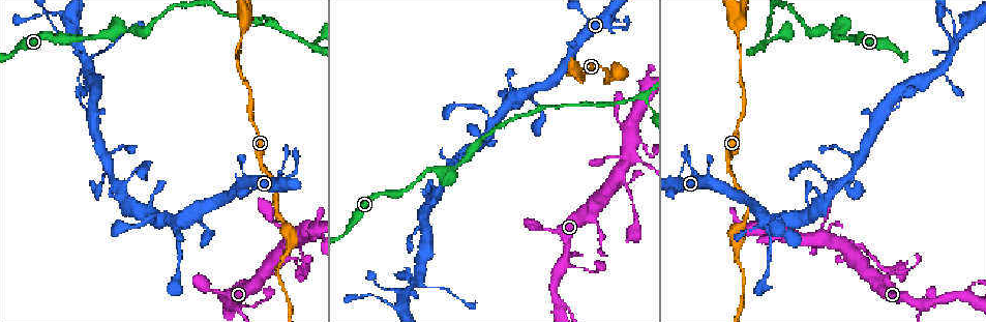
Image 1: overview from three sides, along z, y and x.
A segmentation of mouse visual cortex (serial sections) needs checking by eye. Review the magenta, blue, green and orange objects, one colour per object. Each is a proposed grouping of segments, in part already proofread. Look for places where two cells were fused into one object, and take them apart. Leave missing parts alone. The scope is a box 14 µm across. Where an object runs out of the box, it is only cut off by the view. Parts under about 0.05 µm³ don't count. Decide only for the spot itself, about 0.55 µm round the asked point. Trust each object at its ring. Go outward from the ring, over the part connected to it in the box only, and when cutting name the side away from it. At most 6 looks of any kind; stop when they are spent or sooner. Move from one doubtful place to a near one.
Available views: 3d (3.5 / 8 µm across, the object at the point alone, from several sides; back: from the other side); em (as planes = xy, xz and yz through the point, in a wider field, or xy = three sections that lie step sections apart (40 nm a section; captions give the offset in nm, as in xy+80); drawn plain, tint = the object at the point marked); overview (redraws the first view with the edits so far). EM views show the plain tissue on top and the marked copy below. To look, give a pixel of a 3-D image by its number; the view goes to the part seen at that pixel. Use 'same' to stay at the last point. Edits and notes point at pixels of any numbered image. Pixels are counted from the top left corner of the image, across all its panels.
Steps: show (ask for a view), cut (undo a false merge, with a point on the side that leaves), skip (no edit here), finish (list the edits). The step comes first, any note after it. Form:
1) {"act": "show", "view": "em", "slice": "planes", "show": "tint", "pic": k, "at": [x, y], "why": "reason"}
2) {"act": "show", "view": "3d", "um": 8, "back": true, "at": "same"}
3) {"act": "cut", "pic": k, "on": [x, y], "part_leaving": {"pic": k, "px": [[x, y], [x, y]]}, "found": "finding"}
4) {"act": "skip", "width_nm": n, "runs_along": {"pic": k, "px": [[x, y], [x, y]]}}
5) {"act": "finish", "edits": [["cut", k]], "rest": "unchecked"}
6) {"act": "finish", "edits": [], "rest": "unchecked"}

{"act": "show", "view": "3d", "um": 3.5, "back": true, "pic": 1, "at": [621, 180], "why": "thin arm on a thick one"}

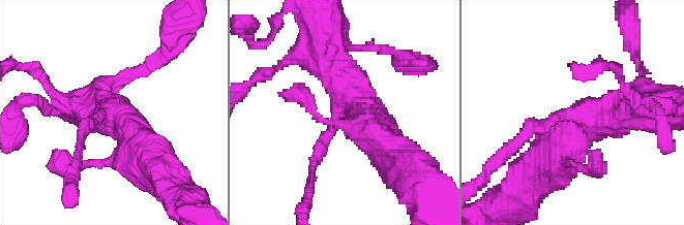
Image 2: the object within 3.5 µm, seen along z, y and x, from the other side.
{"act": "show", "view": "em", "slice": "xy", "step": 2, "show": "tint", "pic": 2, "at": [578, 117], "arms": 3, "arm_widths_nm": [150, 500, 600]}

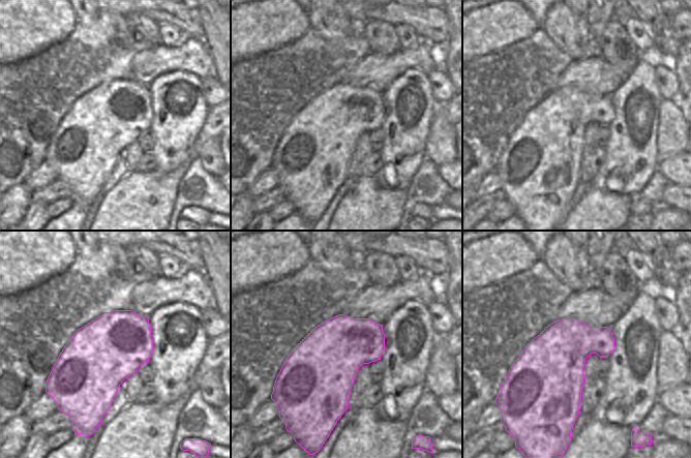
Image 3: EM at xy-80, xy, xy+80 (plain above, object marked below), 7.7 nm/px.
{"act": "show", "view": "em", "slice": "xy", "step": 5, "show": "tint", "at": "same"}

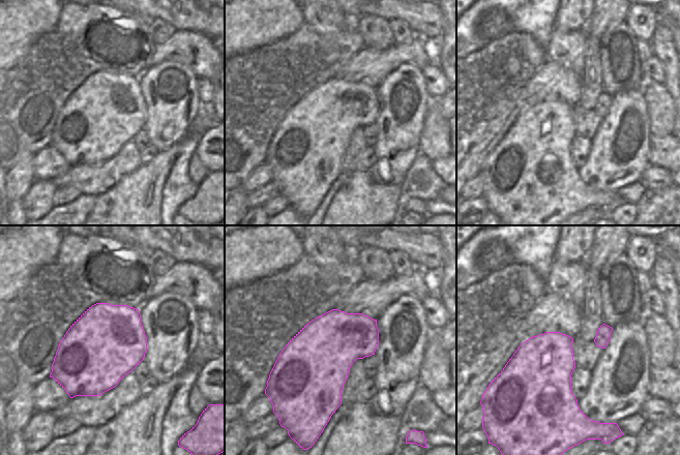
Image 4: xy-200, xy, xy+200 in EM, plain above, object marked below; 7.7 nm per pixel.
{"act": "skip", "runs_along": {"pic": 2, "px": [[382, 142], [322, 42]]}, "found": "one cell here"}

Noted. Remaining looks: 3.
{"act": "show", "view": "3d", "um": 8, "back": true, "pic": 1, "at": [735, 252], "why": "sudden change in width"}

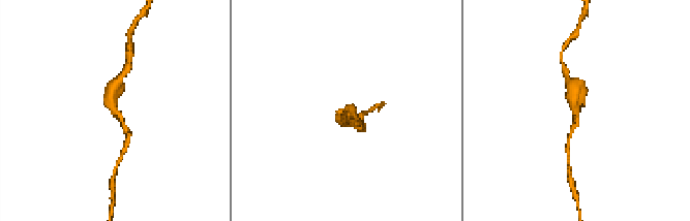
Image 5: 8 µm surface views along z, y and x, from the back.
{"act": "show", "view": "em", "slice": "xy", "step": 5, "show": "tint", "pic": 5, "at": [574, 113], "arm_widths_nm": [150, 400], "why": "shape alone is not enough"}

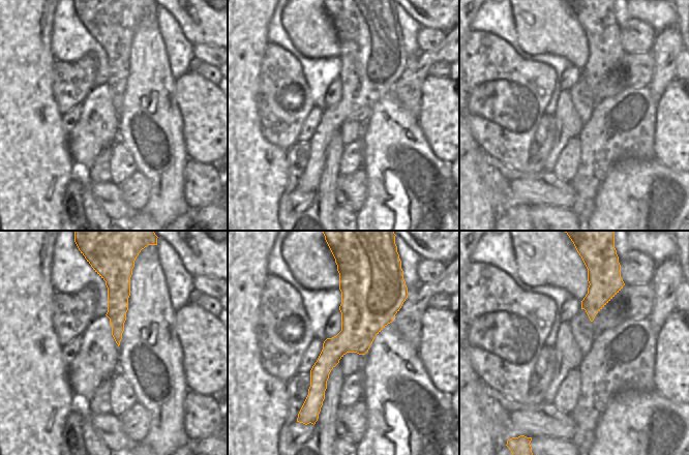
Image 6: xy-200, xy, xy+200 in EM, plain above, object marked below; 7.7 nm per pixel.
{"act": "skip", "found": "one cell here"}

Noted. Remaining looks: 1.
{"act": "finish", "edits": [], "rest": "unchecked"}

